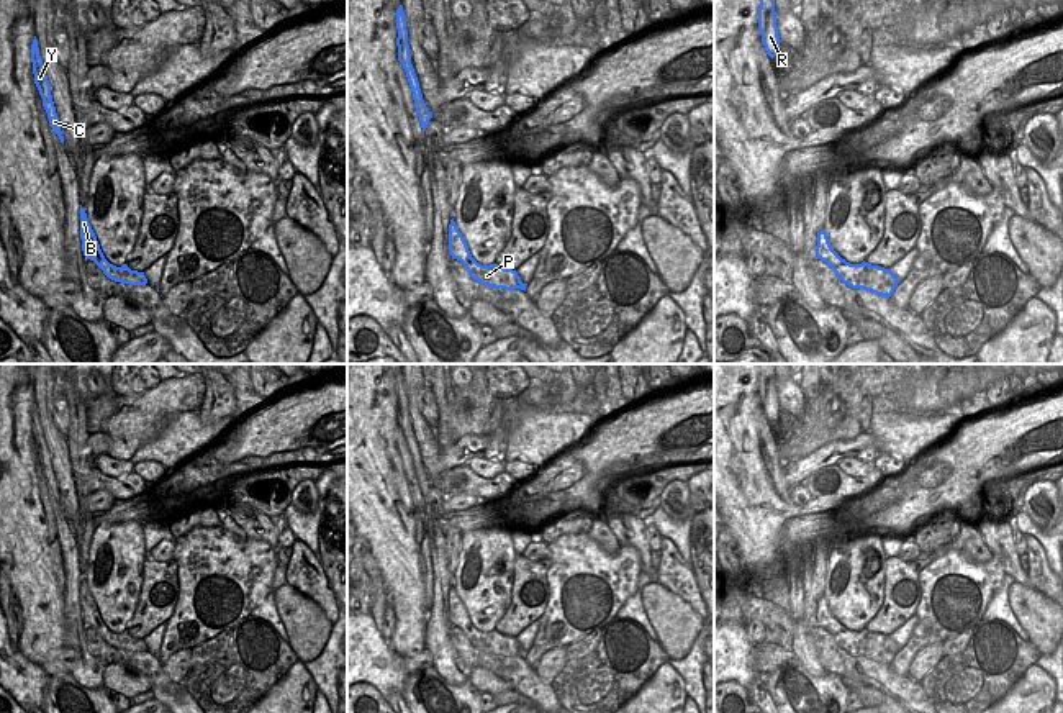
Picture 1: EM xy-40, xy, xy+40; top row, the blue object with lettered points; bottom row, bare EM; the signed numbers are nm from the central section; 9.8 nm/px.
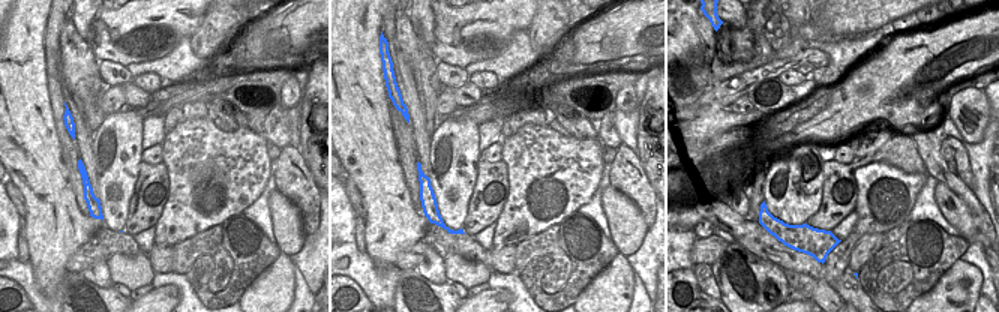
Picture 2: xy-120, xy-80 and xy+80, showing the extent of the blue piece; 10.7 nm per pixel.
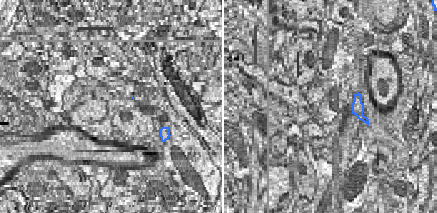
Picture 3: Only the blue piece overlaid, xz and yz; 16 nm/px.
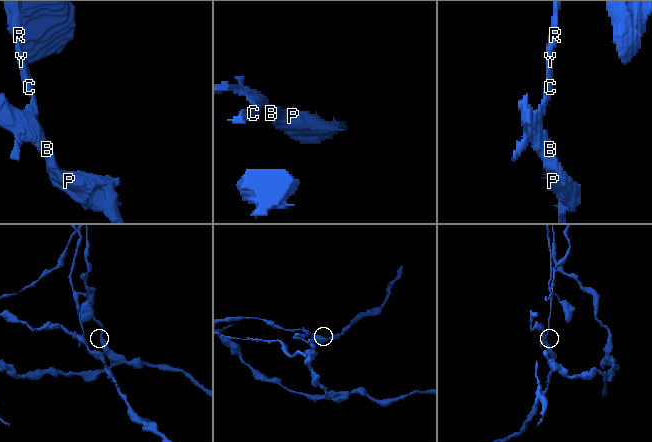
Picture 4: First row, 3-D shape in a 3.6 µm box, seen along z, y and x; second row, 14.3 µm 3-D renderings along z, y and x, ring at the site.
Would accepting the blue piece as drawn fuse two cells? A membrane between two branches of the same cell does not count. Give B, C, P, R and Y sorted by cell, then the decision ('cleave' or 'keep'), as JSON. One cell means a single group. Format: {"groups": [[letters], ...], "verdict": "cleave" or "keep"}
{"groups": [["B", "P"], ["C", "R", "Y"]], "verdict": "cleave"}

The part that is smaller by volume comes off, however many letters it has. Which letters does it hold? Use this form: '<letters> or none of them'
C, R, Y

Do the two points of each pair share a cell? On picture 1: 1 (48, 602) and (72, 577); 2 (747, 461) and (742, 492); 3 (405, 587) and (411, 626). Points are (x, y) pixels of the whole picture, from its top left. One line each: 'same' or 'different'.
1: different
2: same
3: same

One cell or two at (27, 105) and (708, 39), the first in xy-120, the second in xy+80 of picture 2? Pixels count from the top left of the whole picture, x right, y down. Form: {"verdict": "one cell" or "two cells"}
{"verdict": "two cells"}

